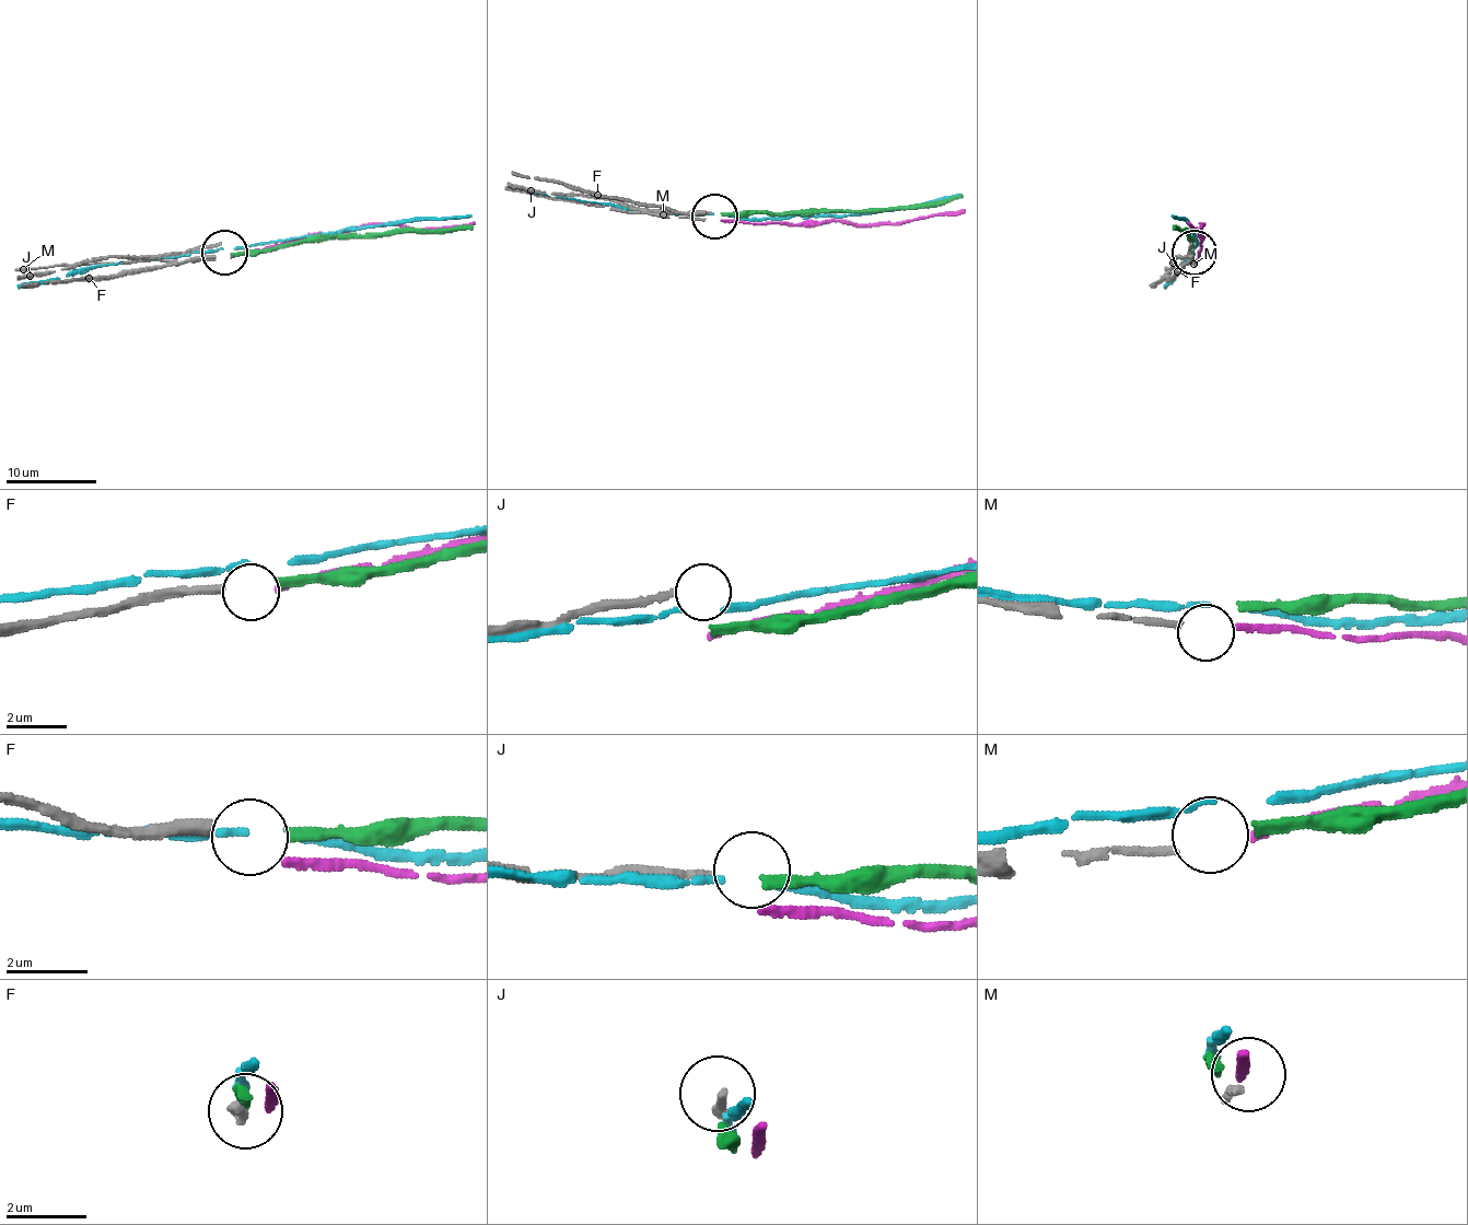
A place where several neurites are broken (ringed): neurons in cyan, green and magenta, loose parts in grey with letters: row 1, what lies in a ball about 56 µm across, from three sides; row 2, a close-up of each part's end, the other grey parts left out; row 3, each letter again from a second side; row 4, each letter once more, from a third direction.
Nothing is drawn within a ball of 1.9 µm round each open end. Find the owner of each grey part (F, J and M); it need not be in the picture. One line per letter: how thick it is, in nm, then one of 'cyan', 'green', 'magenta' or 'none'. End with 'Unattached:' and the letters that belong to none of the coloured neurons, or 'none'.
F: 320 nm | green
J: 200 nm | none
M: 200 nm | magenta
Unattached: J

